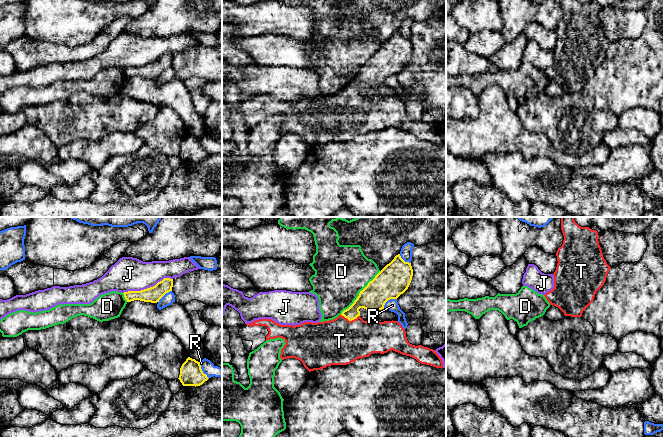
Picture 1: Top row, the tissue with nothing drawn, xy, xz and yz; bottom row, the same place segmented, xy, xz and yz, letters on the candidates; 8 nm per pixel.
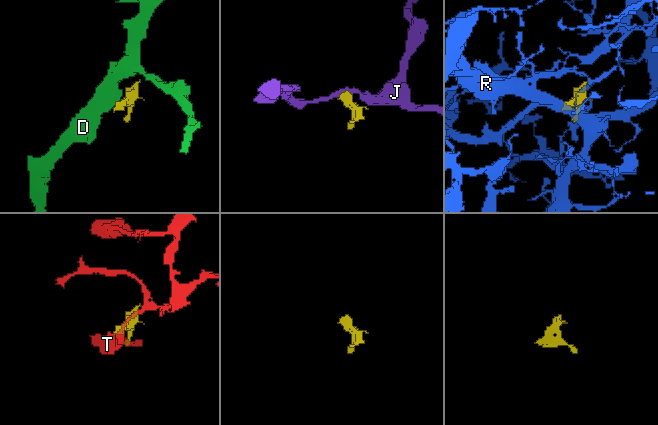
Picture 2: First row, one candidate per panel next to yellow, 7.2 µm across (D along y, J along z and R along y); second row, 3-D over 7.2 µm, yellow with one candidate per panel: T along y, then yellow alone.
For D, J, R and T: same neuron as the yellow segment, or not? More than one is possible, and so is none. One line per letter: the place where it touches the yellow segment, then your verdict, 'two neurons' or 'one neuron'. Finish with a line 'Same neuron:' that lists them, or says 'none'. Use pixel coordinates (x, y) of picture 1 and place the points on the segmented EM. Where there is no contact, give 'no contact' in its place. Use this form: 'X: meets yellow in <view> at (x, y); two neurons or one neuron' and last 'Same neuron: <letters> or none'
D: meets yellow in xz at (359, 293); two neurons
J: meets yellow in xy at (147, 288); two neurons
R: meets yellow in xy at (201, 370); two neurons
T: meets yellow in xz at (350, 320); one neuron
Same neuron: T

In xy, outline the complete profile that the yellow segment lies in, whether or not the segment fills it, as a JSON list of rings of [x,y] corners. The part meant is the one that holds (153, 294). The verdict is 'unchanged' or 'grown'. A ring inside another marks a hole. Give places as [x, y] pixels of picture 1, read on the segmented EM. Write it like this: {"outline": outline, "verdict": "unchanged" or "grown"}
{"outline": [[[164,278],[155,286],[141,290],[124,292],[127,302],[140,300],[144,302],[157,303],[168,292],[172,291],[173,279]]], "verdict": "unchanged"}

